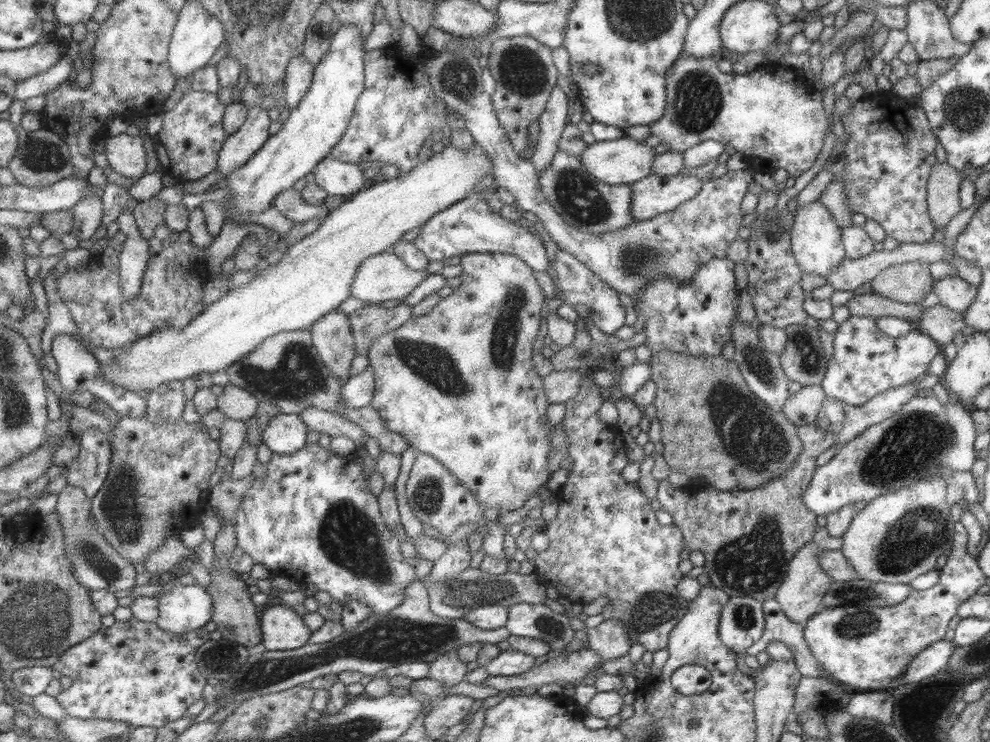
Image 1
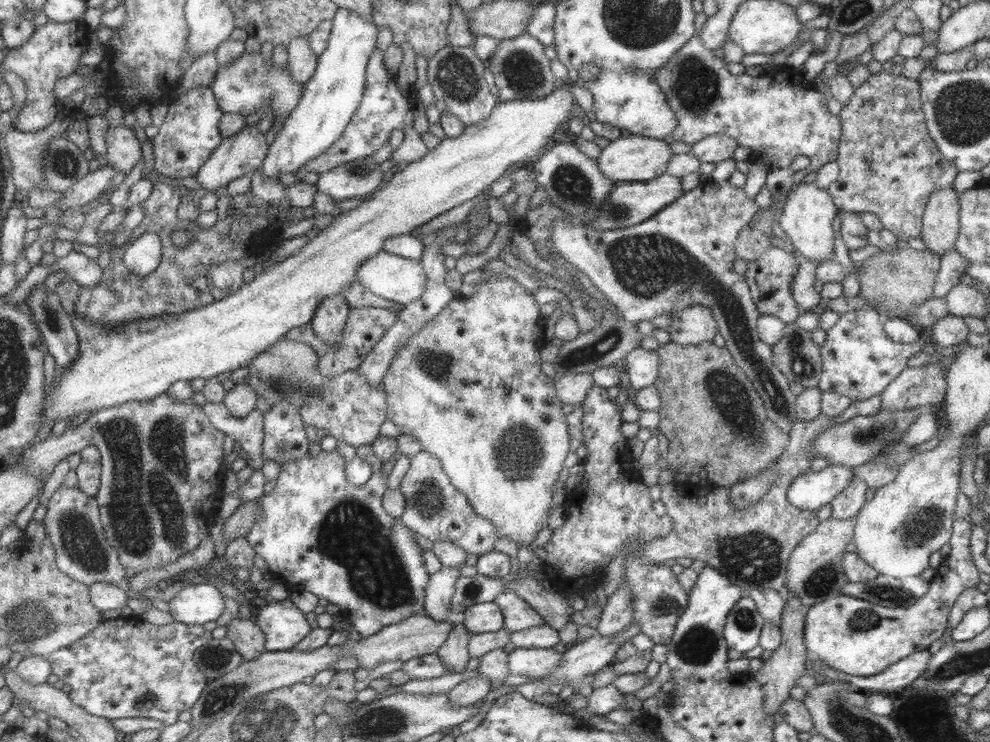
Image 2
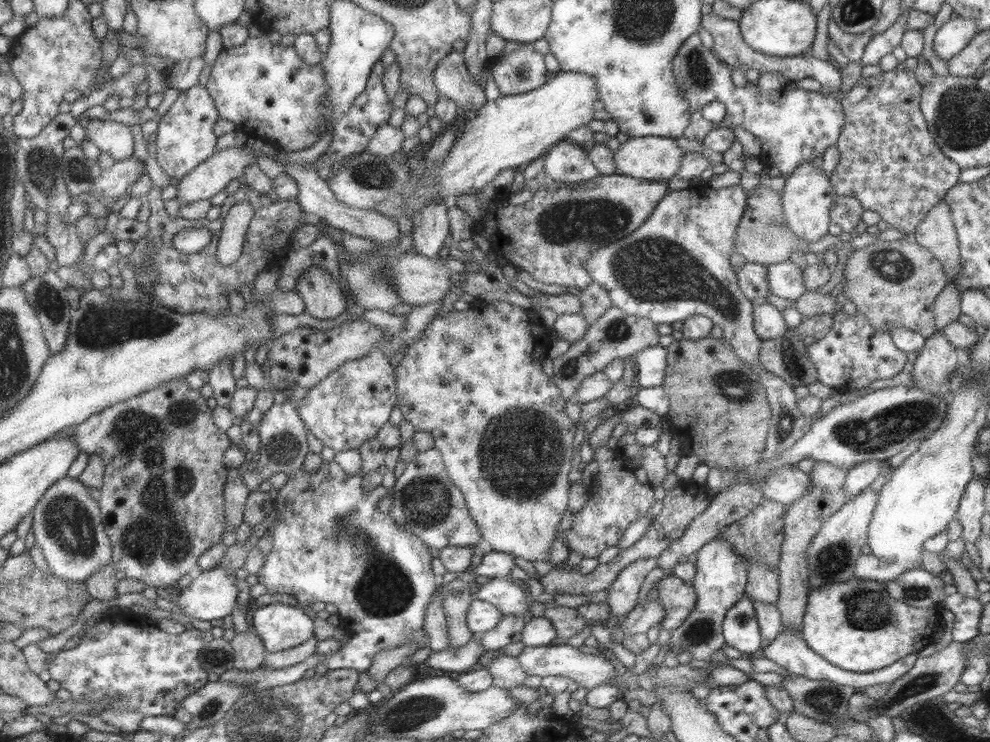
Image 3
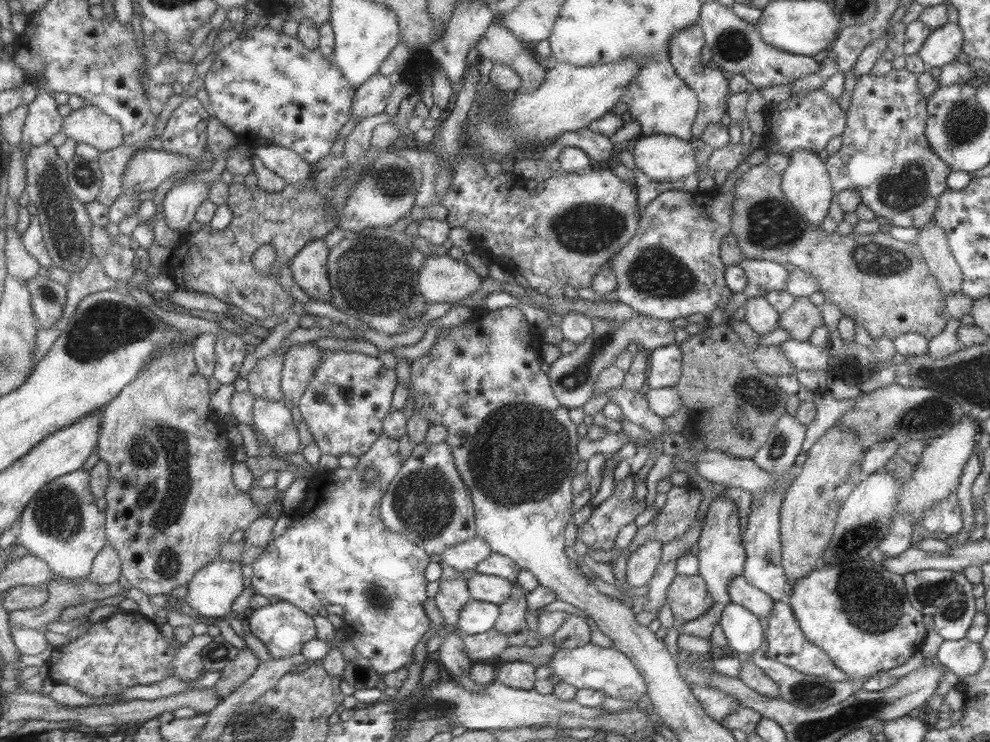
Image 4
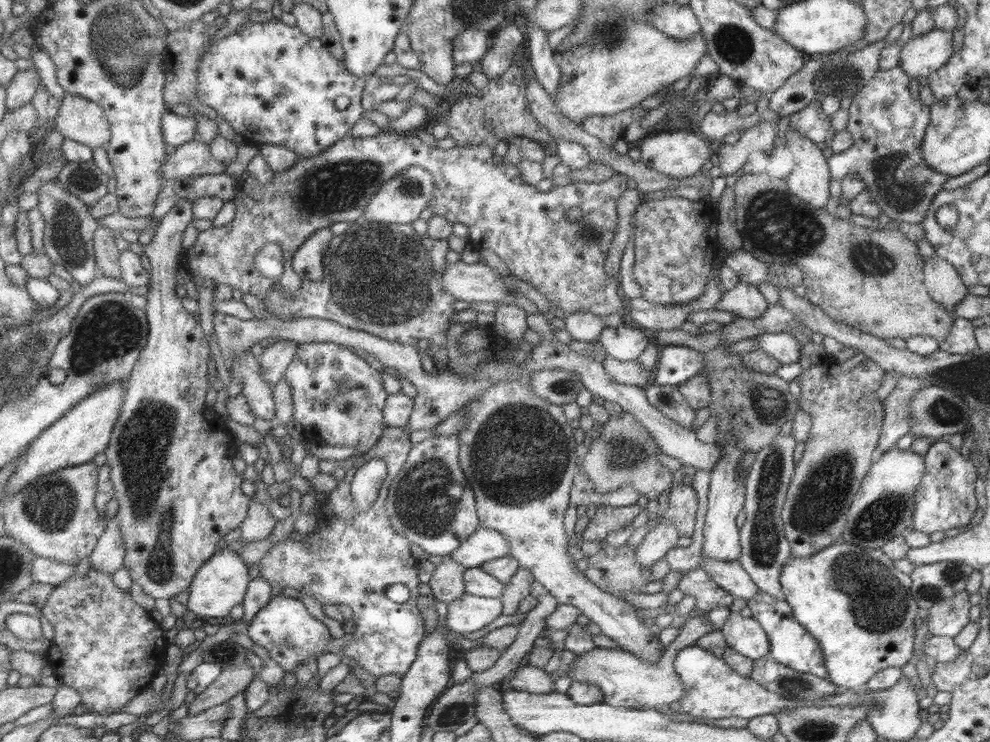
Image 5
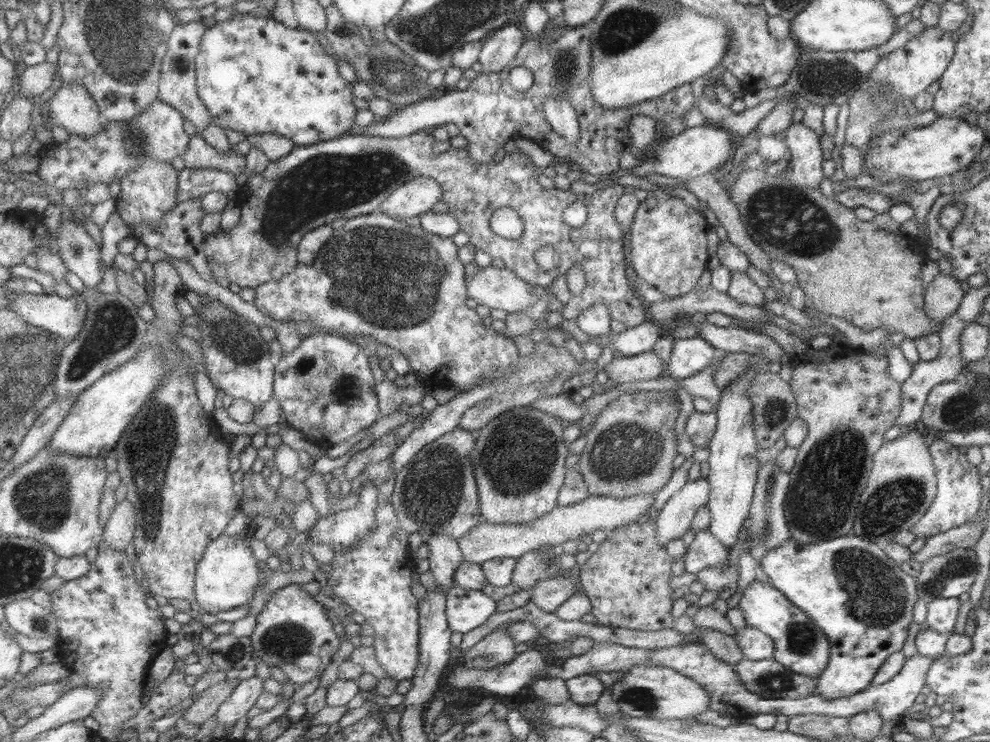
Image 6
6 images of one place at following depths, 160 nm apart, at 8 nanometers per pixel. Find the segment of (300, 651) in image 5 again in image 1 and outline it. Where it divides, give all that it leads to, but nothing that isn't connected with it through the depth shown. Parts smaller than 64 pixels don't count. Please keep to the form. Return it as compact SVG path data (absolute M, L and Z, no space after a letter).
M283 603L268 605L261 616L265 650L291 650L307 643L311 631L293 607Z

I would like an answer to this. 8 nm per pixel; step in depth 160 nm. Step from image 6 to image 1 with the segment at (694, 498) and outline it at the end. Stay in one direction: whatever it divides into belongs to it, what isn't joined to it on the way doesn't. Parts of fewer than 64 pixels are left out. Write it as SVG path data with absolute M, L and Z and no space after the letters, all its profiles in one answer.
M603 619L597 626L584 630L588 634L588 646L600 656L600 662L627 654L632 644L623 623L617 619Z

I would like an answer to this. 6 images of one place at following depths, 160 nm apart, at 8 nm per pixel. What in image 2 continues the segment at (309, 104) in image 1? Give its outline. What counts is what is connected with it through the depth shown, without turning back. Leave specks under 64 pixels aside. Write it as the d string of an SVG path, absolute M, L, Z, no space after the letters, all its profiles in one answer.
M338 8L331 23L328 43L323 52L317 55L313 75L303 85L302 99L285 119L257 170L267 178L279 178L281 173L296 172L303 163L325 152L342 135L345 125L361 101L366 64L369 55L376 49L378 28L345 8Z

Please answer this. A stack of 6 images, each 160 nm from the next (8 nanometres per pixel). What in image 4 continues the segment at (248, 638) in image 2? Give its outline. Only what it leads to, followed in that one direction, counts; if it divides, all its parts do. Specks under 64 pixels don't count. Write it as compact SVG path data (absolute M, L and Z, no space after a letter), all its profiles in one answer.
M247 647L240 651L239 656L229 663L218 674L217 683L214 685L218 696L227 697L235 689L238 689L256 669L259 660Z

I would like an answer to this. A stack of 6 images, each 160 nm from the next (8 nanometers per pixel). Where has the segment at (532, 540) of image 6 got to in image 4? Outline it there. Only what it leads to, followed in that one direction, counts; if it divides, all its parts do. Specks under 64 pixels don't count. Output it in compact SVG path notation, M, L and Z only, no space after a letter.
M473 537L464 543L450 546L439 554L441 562L453 568L458 573L463 571L474 571L477 564L491 555L491 547L481 537Z

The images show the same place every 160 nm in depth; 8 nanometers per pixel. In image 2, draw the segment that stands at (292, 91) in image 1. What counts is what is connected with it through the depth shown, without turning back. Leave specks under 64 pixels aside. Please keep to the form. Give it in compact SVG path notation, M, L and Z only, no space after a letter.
M306 37L291 39L287 44L287 72L295 84L304 85L313 75L318 58L311 52Z

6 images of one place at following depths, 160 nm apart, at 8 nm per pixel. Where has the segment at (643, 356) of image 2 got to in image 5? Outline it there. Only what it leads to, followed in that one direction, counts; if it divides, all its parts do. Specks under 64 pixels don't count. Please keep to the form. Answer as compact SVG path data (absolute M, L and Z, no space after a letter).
M665 345L655 369L655 384L677 386L695 376L704 367L704 356L686 346Z

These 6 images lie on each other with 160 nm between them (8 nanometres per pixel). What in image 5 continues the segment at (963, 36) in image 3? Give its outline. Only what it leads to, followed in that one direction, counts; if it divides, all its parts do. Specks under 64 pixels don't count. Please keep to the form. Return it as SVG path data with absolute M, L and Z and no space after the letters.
M932 29L919 36L911 36L900 48L898 66L911 79L929 77L948 61L952 32Z

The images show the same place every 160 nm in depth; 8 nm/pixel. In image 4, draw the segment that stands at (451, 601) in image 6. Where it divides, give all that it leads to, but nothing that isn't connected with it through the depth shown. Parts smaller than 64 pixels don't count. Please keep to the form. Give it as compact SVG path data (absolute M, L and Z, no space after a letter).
M469 599L459 610L456 628L465 635L485 632L494 625L498 614L498 605Z

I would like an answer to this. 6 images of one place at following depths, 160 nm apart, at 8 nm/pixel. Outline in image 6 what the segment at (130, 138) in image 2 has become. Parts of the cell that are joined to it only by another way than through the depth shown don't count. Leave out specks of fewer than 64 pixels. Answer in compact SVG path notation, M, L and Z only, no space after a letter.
M65 84L55 91L54 96L47 103L52 122L65 127L70 133L80 135L94 135L100 133L106 125L98 102L83 84Z

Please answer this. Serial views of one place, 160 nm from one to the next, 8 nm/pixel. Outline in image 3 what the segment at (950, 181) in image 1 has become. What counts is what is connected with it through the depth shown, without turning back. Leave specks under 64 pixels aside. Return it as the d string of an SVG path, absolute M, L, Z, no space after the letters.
M944 200L927 212L911 236L941 263L948 278L956 276L956 270L960 266L960 254L949 207Z

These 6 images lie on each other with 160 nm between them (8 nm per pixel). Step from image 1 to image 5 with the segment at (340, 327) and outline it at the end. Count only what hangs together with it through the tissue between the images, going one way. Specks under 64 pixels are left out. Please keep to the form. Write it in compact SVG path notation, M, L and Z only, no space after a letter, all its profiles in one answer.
M321 228L316 232L313 232L311 236L305 239L305 242L295 250L292 256L292 269L295 274L300 276L300 280L312 280L318 281L323 278L323 257L325 249L329 244L329 241L333 238L332 232L328 228Z

